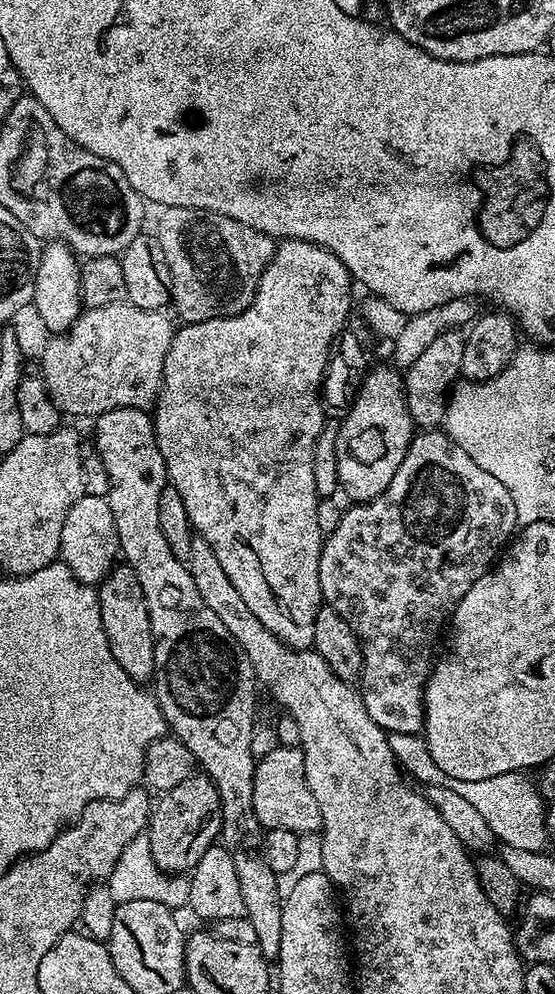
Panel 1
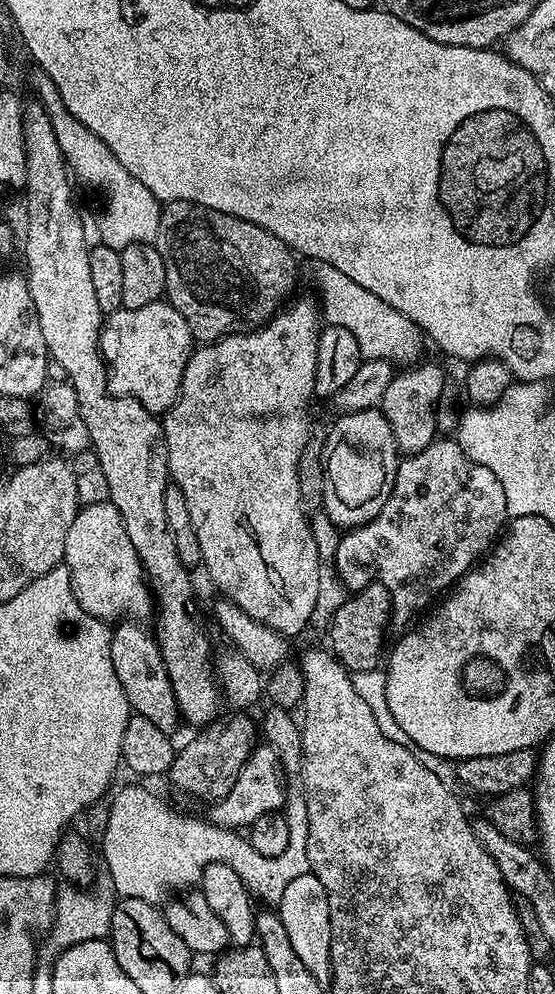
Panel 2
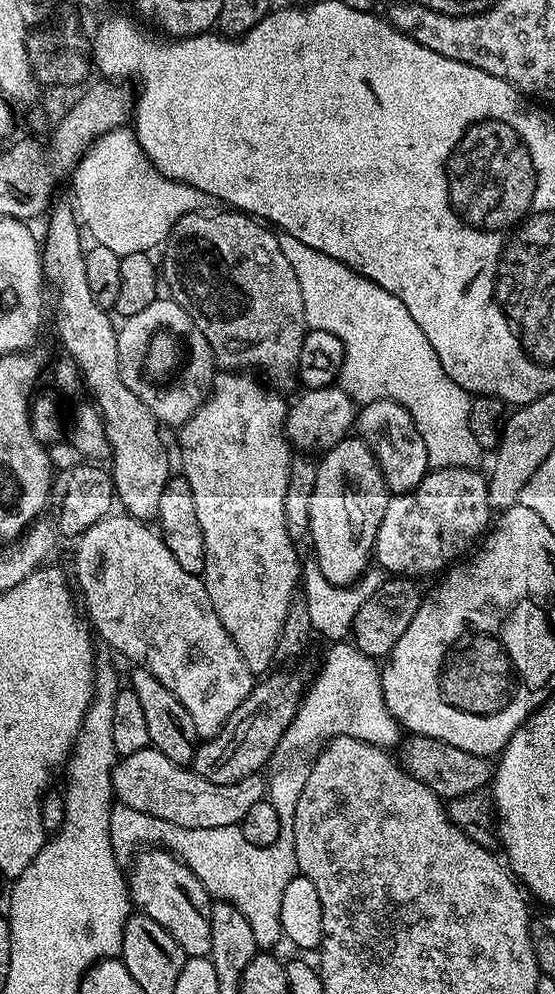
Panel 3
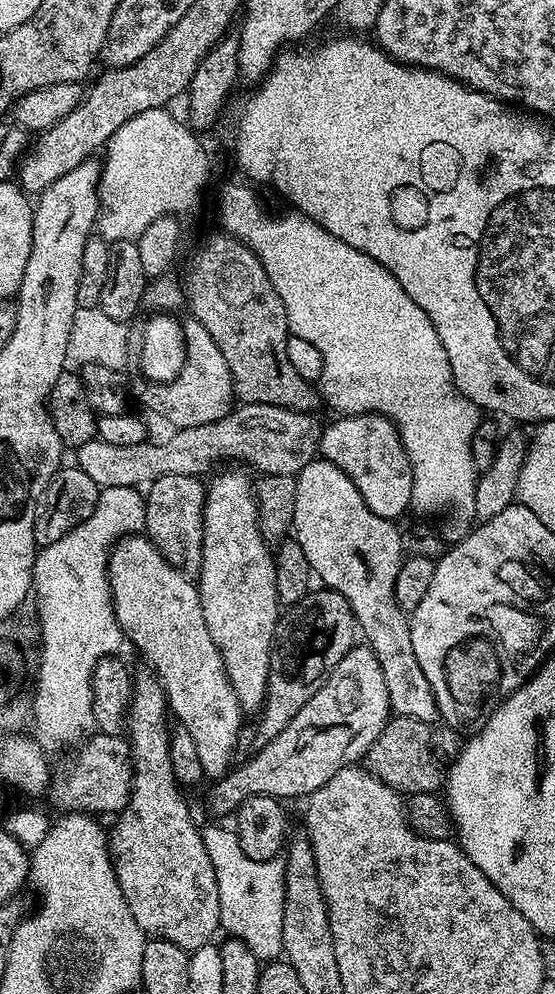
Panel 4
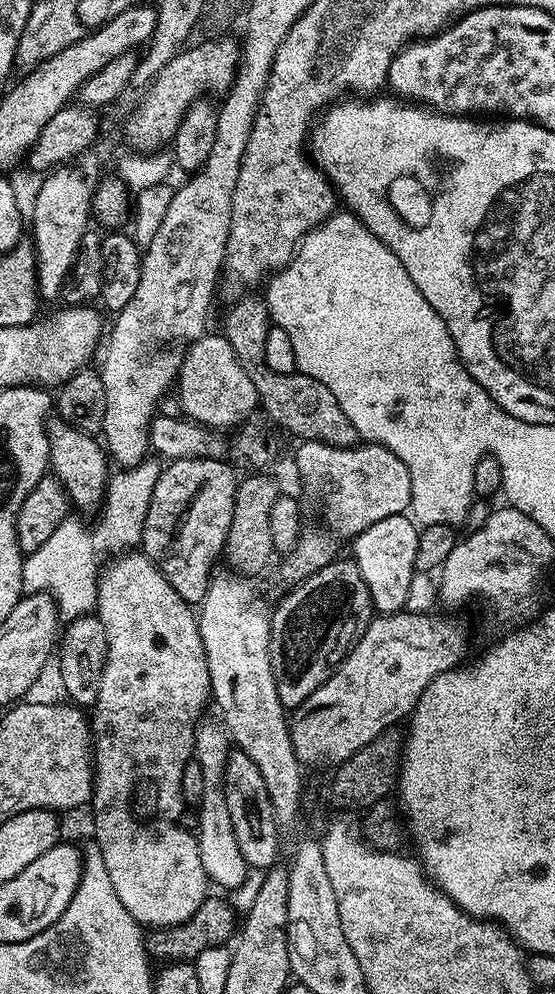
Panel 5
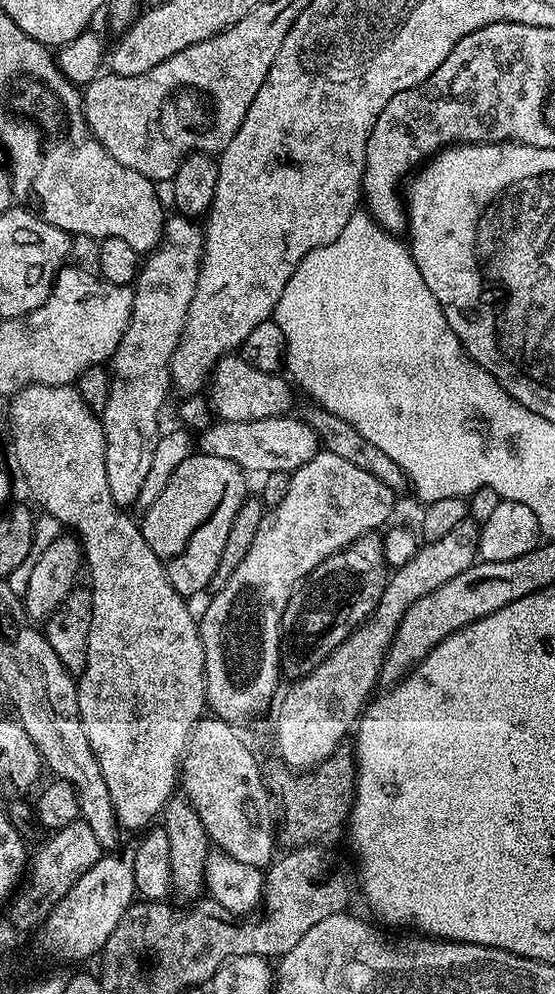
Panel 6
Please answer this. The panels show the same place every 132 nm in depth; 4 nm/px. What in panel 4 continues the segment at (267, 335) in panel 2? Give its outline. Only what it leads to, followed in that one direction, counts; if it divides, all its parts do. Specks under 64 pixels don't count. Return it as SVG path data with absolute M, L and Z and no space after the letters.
M247 471L219 472L207 481L204 497L204 537L198 573L200 601L210 638L214 638L214 646L222 654L240 707L245 713L256 714L268 697L272 641L276 639L276 621L282 615L275 590L276 561L269 541L260 533L253 477L248 477Z

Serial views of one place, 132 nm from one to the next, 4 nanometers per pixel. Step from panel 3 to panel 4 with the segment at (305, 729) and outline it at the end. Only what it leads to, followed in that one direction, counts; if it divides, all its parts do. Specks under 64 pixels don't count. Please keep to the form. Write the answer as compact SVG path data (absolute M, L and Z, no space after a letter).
M212 824L203 829L204 844L210 862L214 866L214 877L218 882L218 906L220 907L220 928L234 940L246 942L250 950L261 962L281 959L284 943L282 942L282 918L284 917L284 862L283 859L251 860L246 858L242 846L234 839L231 827L219 828Z

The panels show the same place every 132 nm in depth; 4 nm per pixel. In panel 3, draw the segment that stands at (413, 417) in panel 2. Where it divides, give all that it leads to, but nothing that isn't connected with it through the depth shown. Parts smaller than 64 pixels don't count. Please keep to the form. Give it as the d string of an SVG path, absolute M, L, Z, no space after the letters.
M369 400L359 409L354 428L359 439L364 440L374 454L389 493L414 490L414 486L418 486L418 482L428 475L430 465L426 458L426 442L422 442L422 434L418 434L414 418L398 402Z

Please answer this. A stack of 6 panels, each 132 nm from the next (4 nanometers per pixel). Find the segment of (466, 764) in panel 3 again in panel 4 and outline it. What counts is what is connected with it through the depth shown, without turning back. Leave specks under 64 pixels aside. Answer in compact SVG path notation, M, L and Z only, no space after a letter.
M396 714L378 735L366 755L366 767L370 775L386 782L395 792L413 796L423 792L439 793L442 788L442 768L432 749L432 727L426 720Z

